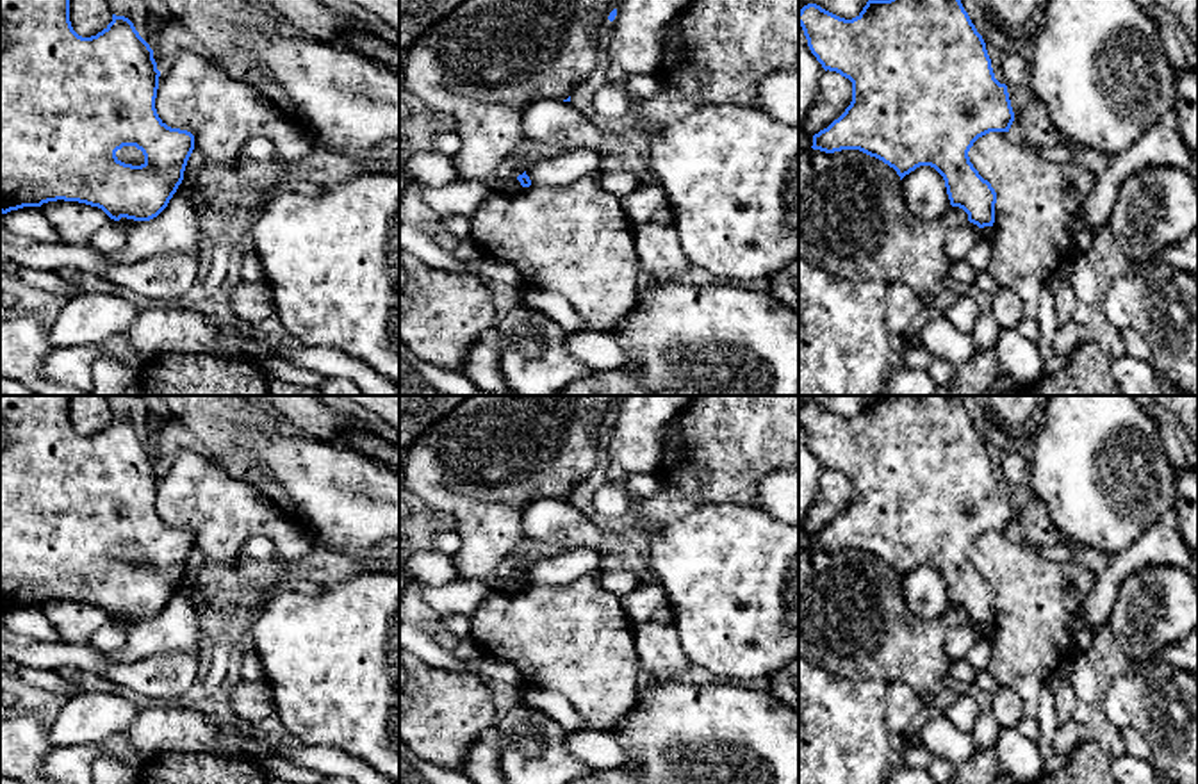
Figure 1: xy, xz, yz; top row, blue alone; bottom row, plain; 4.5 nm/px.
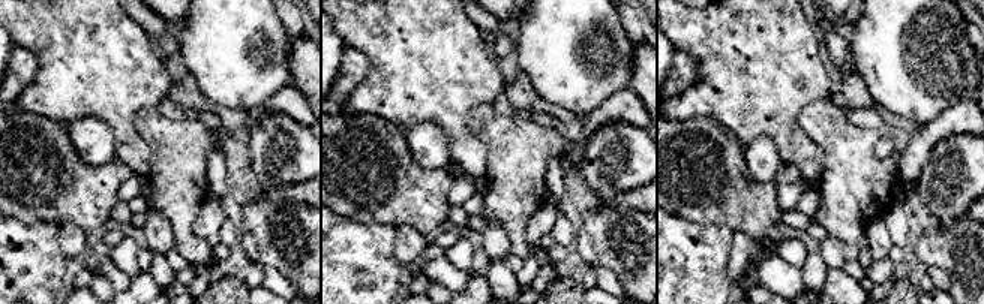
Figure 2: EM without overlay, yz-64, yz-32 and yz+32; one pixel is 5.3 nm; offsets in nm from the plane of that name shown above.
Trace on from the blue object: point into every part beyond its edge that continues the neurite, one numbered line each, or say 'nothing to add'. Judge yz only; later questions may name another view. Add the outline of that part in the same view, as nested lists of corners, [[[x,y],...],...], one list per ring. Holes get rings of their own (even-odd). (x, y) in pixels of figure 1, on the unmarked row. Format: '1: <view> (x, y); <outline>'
nothing to add

